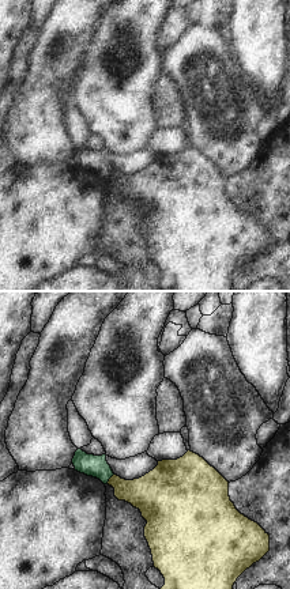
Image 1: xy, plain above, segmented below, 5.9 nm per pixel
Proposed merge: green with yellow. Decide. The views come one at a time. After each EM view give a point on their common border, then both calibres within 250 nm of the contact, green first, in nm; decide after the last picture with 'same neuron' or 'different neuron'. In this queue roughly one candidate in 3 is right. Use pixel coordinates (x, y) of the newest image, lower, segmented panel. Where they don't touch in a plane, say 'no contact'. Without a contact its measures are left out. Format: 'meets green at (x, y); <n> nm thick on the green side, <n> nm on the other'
meets green at (109, 478); 130 nm thick on the green side, 220 nm on the other

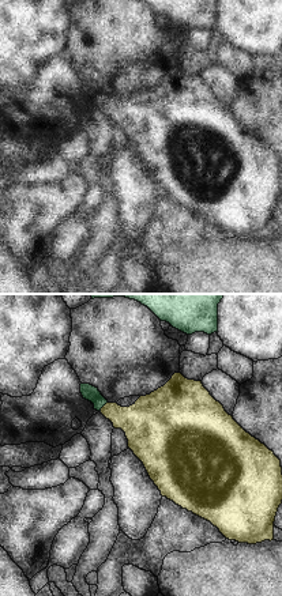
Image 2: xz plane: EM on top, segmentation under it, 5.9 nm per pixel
meets green at (104, 404); 90 nm thick on the green side, 240 nm on the other

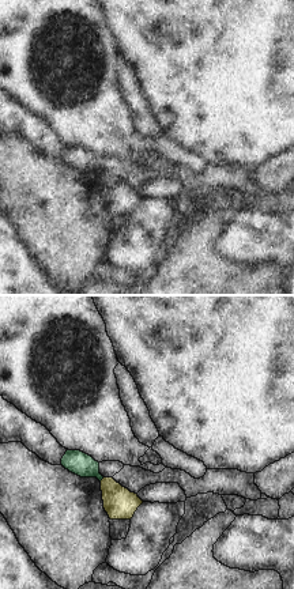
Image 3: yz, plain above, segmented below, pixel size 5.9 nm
meets green at (101, 479); 140 nm thick on the green side, 190 nm on the other

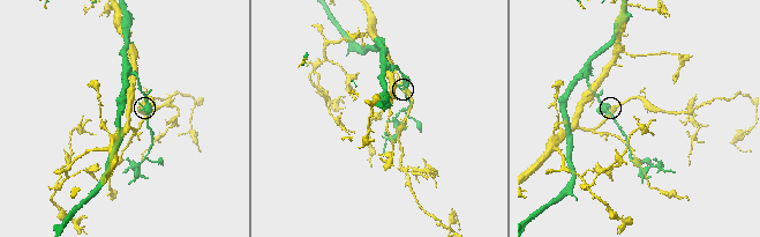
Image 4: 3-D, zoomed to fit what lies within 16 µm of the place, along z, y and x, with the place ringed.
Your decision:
different neuron

